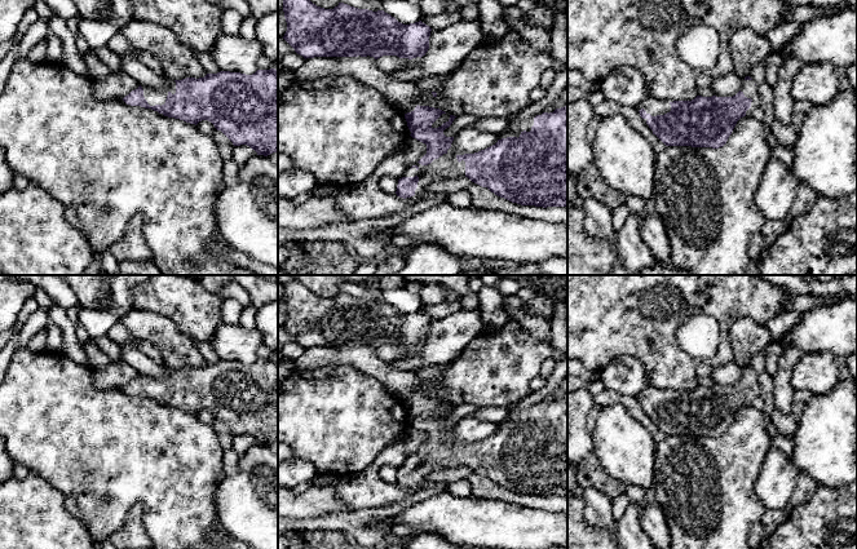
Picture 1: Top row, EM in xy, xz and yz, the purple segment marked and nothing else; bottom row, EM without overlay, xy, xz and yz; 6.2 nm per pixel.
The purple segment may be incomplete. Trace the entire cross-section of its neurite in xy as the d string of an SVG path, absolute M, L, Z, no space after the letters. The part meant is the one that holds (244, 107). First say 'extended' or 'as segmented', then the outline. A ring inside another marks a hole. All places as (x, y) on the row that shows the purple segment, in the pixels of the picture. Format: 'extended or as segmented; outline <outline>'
extended; outline M275 68L252 75L220 71L199 79L169 80L164 89L140 85L123 101L195 125L208 120L234 146L247 145L257 155L278 151Z

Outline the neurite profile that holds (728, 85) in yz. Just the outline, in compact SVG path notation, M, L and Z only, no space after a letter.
M734 71L720 76L712 81L714 96L716 97L733 97L742 88L743 79L741 79Z

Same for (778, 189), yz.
M776 158L769 159L754 198L767 221L785 222L796 199L798 185L788 165Z

